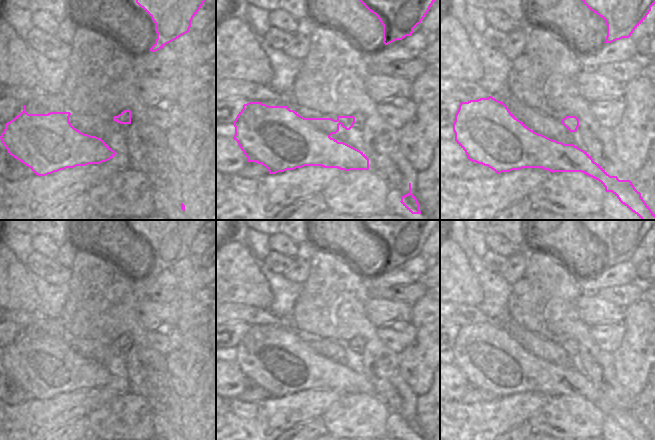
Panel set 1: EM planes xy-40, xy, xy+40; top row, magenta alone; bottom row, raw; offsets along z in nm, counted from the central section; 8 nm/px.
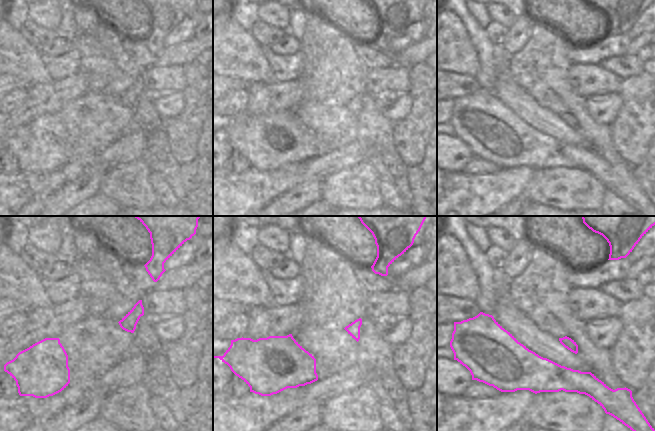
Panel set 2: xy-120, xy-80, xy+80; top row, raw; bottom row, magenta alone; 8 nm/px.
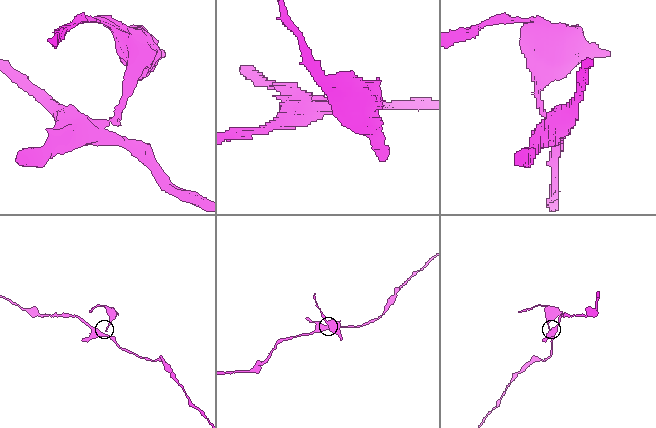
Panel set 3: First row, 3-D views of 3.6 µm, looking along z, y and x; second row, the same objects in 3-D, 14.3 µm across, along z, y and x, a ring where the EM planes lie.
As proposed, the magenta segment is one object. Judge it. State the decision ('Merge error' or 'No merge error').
Merge error.

